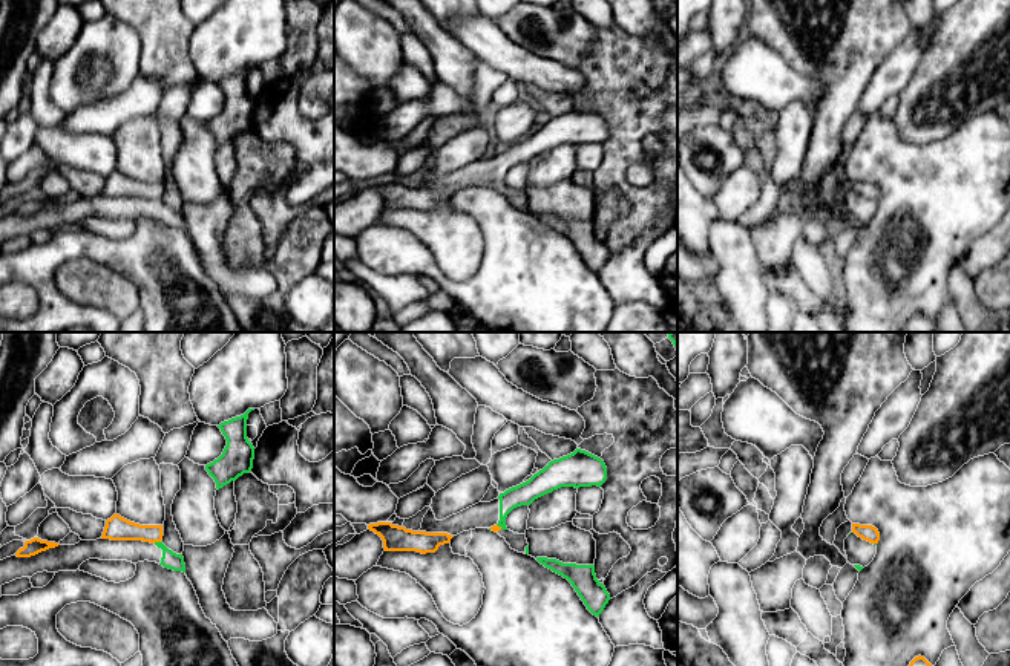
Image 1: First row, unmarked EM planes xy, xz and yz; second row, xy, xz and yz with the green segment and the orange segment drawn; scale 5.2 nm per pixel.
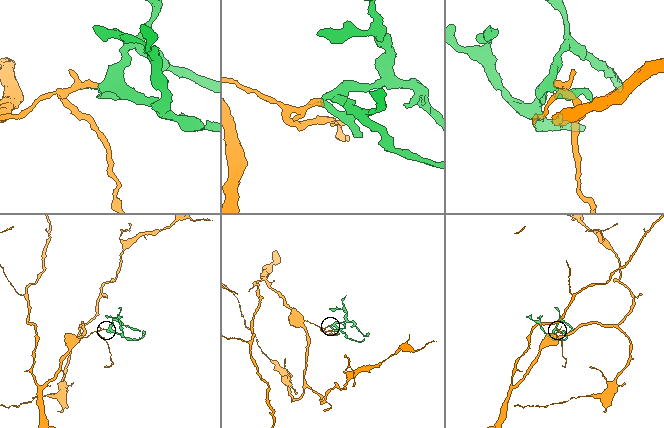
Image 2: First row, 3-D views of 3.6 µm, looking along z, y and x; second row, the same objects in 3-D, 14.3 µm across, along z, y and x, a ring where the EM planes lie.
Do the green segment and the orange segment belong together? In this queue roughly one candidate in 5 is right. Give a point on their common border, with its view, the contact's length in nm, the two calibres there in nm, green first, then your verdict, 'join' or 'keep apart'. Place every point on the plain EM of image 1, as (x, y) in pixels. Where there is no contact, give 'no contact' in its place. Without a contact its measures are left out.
meets green in xy at (157, 199); contact 40 nm long; 90 nm thick on the green side, 130 nm on the other; keep apart

